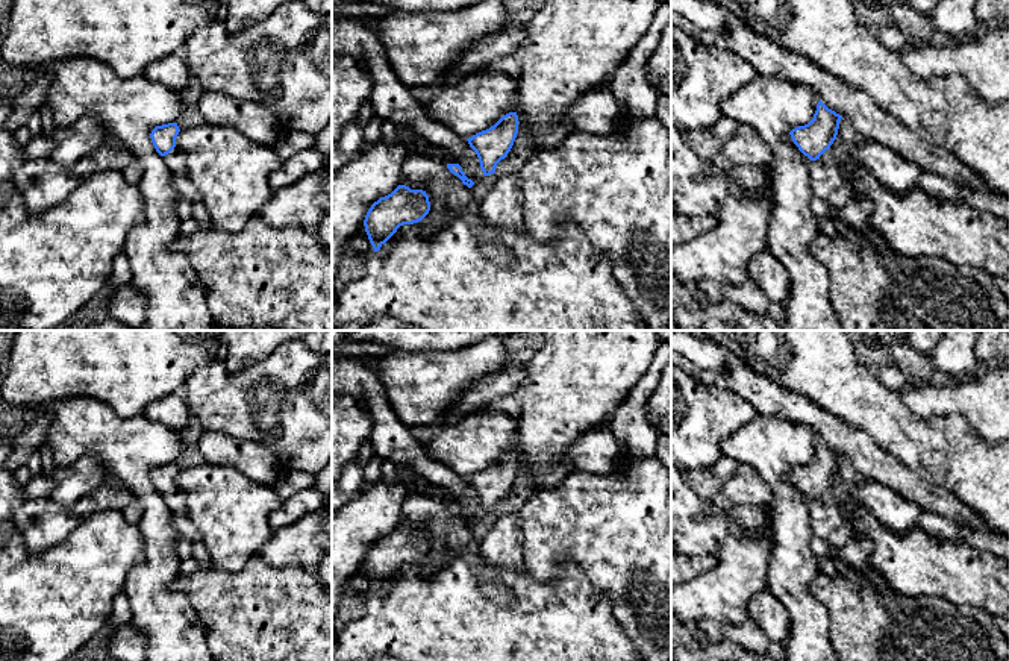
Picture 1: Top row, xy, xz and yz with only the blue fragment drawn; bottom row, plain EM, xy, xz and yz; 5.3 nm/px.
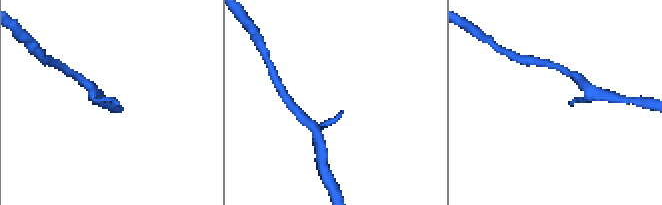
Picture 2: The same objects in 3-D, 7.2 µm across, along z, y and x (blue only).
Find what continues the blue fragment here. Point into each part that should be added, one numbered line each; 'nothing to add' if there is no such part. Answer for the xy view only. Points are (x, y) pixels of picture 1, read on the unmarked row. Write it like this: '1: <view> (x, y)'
1: xy (176, 499)

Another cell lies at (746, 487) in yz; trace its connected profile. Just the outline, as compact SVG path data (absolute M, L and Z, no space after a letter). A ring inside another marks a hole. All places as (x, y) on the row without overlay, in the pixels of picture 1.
M739 464L736 471L724 481L718 494L704 502L704 508L714 515L724 515L732 508L764 506L771 503L773 491L767 481L750 465Z

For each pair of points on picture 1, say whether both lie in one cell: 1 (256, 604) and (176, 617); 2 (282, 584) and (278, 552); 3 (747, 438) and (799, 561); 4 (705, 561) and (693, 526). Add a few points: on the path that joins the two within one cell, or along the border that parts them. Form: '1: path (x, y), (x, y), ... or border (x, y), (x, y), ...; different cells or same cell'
1: border (171, 588), (182, 593), (196, 611), (208, 645); different cells
2: border (259, 554), (274, 566), (303, 566), (311, 570); different cells
3: path (774, 469), (776, 481), (791, 511), (791, 531); same cell
4: border (715, 552), (687, 557); different cells

